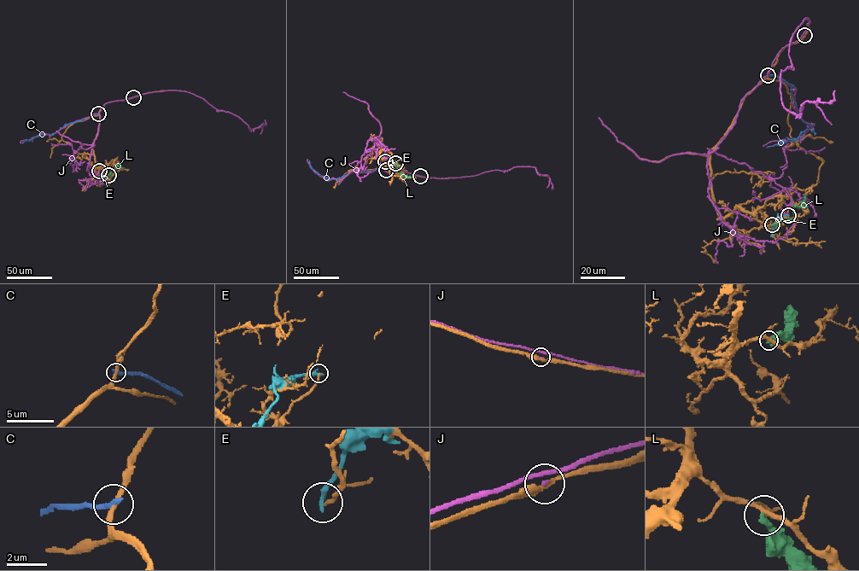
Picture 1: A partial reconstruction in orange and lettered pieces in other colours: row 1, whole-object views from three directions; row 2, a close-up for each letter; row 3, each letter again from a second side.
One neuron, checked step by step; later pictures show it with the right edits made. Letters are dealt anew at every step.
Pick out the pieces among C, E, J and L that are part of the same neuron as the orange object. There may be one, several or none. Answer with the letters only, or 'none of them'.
none of them

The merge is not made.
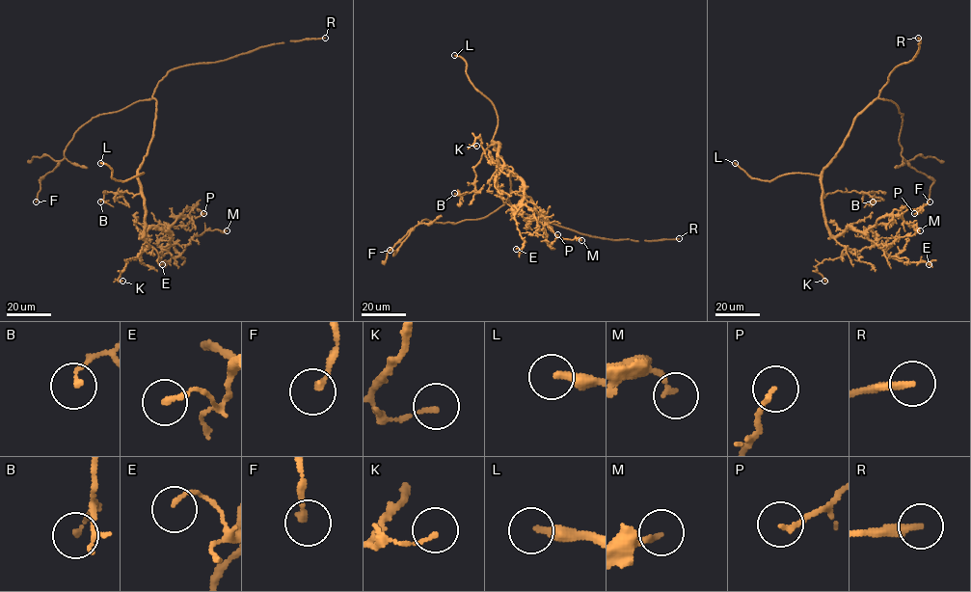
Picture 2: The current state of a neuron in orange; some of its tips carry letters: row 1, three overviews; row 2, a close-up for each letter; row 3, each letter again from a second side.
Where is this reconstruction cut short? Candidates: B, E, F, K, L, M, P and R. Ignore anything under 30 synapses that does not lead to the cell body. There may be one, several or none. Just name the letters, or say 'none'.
L, R

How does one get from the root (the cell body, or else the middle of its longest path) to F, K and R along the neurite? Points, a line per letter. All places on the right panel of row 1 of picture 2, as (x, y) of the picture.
F: (846, 139), (853, 120), (875, 100), (894, 102), (903, 114), (901, 155), (933, 181), (930, 201)
K: (846, 139), (822, 174), (822, 205), (826, 228), (848, 249), (840, 257), (825, 258), (815, 266), (824, 281)
R: (846, 139), (853, 120), (878, 96), (889, 74), (897, 66), (916, 56), (920, 42), (918, 38)

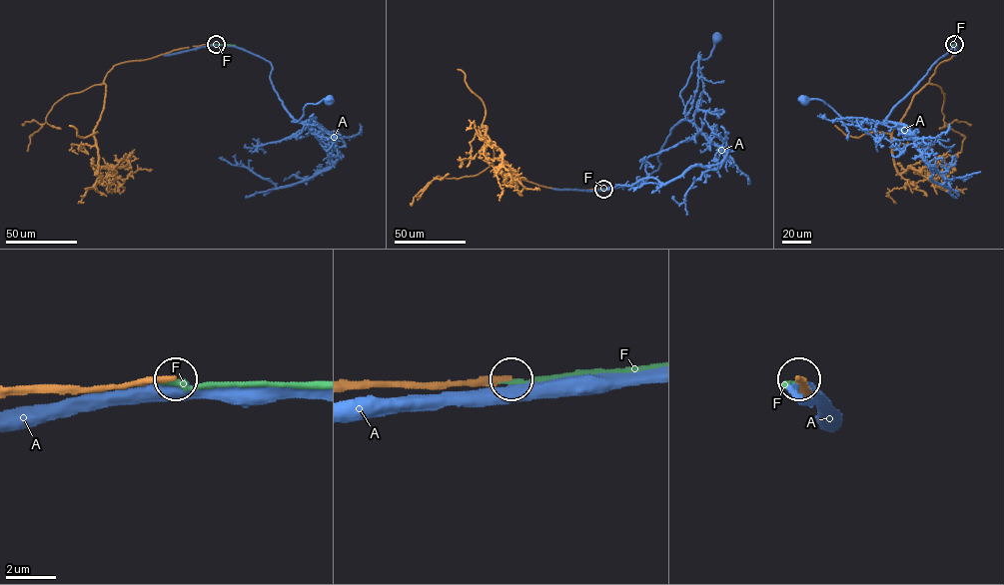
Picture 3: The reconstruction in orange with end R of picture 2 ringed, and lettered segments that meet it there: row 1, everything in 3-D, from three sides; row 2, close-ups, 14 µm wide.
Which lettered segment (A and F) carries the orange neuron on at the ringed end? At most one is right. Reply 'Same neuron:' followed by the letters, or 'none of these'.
Same neuron: none of these

